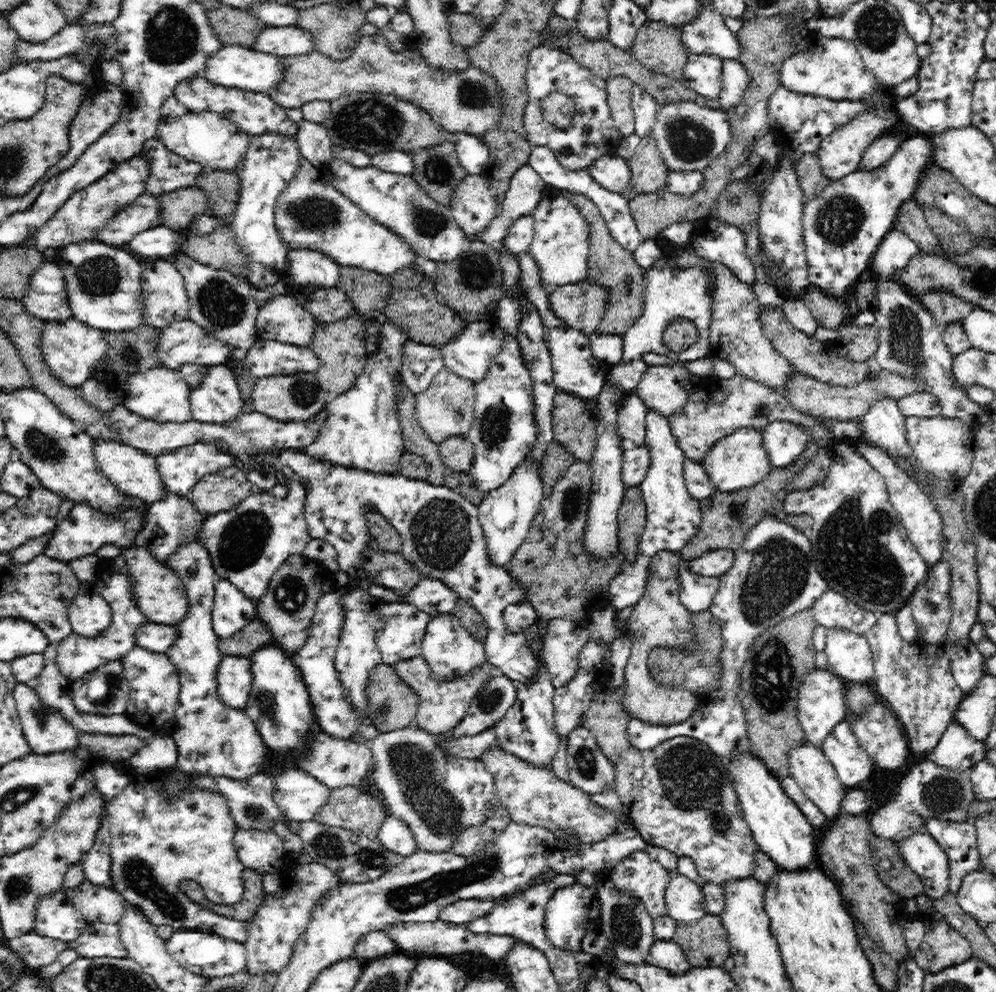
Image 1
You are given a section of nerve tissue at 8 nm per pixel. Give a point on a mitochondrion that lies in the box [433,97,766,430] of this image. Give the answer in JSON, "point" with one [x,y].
{"point":[690,140]}

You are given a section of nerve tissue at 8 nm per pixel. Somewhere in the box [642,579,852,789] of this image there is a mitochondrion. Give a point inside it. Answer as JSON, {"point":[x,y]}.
{"point":[772,675]}

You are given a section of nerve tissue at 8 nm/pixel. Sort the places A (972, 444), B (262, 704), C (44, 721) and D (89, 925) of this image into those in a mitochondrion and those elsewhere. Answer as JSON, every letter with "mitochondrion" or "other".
{"A":"other","B":"mitochondrion","C":"mitochondrion","D":"other"}

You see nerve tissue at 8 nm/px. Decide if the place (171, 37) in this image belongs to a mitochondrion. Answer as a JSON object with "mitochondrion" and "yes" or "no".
{"mitochondrion":"yes"}

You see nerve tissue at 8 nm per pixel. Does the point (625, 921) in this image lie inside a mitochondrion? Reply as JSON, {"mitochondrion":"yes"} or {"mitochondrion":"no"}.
{"mitochondrion":"yes"}

